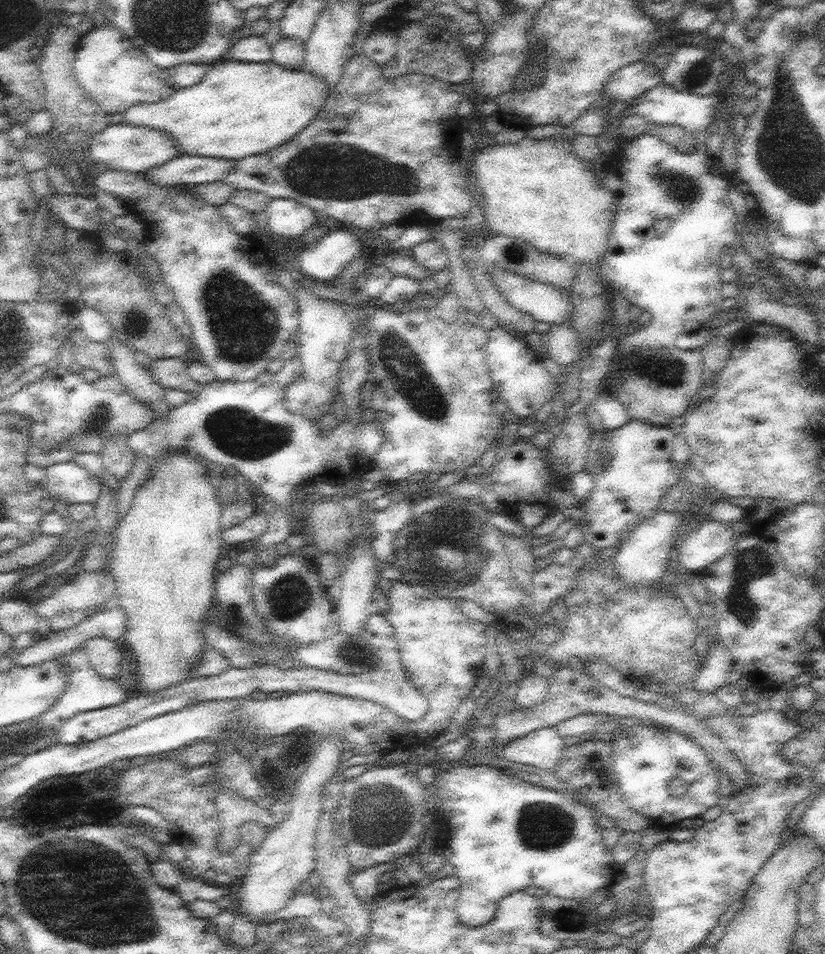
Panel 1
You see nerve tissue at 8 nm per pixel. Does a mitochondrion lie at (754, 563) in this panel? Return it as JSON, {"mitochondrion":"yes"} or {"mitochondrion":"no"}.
{"mitochondrion":"yes"}

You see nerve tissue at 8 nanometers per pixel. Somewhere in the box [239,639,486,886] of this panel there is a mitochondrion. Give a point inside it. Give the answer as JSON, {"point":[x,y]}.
{"point":[382,817]}

